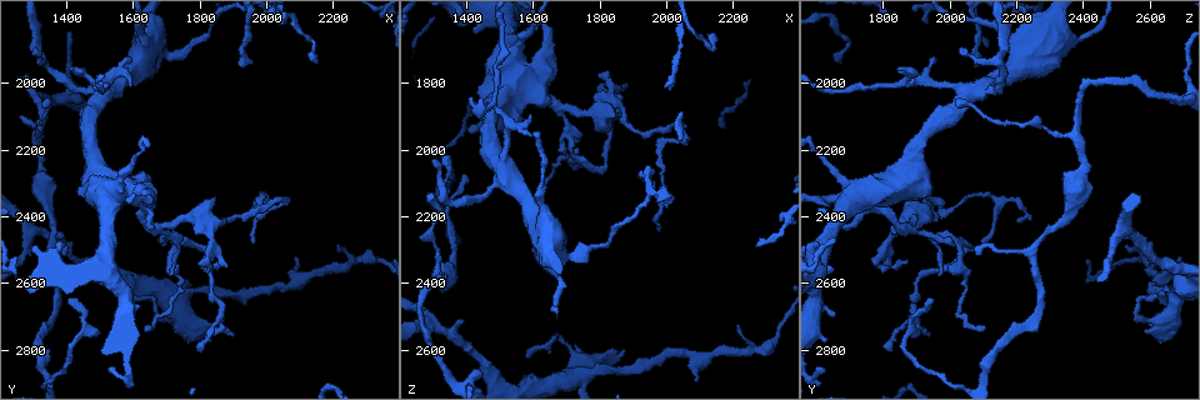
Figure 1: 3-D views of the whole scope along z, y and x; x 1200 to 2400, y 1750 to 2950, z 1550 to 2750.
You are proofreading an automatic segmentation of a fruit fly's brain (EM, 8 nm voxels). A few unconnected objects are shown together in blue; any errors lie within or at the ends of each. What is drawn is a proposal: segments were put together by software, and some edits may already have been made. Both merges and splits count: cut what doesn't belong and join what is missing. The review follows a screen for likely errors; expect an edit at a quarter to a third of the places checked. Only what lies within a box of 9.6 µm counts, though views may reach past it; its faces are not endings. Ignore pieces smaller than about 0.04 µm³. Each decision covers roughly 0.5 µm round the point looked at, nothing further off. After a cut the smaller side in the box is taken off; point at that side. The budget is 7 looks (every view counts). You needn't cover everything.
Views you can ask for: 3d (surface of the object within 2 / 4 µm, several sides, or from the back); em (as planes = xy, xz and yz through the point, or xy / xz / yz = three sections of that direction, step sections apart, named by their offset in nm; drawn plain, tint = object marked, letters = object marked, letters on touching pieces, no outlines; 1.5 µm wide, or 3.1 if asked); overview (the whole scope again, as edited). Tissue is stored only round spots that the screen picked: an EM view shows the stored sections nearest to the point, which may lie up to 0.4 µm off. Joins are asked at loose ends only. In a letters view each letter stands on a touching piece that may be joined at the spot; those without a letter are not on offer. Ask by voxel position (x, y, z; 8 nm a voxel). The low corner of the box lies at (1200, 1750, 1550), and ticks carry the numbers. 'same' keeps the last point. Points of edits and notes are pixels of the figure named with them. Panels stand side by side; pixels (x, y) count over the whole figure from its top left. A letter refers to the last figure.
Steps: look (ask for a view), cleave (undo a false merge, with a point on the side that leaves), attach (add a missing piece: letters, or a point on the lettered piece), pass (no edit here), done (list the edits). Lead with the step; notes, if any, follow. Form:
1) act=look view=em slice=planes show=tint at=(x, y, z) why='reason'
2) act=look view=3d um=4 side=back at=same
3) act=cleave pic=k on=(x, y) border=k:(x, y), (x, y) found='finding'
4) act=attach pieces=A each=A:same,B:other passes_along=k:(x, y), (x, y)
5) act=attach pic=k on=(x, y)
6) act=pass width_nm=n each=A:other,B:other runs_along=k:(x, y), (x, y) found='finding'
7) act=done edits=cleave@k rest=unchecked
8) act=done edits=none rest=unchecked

act=look view=3d um=4 at=(2040, 2380, 1980) why='free end'

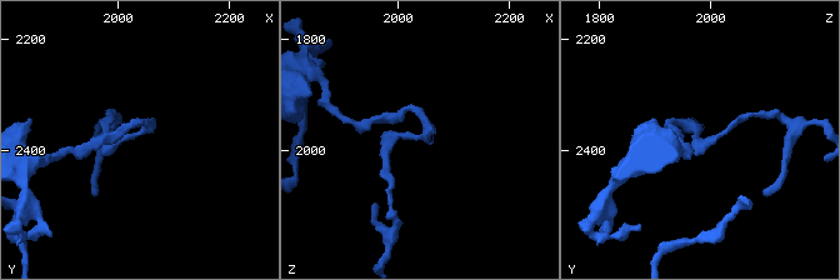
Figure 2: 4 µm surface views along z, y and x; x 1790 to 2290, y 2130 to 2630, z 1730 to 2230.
act=look view=em slice=planes show=letters at=(2040, 2365, 1980) why='now the EM'

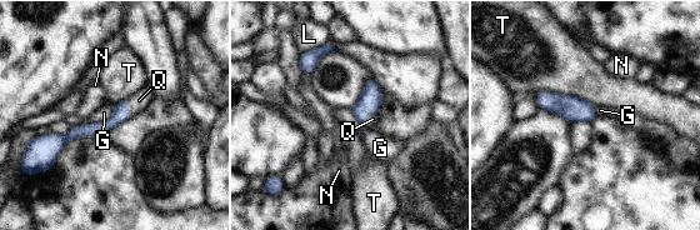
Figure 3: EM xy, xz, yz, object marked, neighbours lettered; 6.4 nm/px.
act=attach pieces=Q longest_contact=T:380nm each=G:other,L:other,N:other,Q:same,T:other found='the neuron continues'

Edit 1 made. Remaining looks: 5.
act=look view=em slice=xy step=8 show=tint at=(1490, 2750, 1910) why='free end'

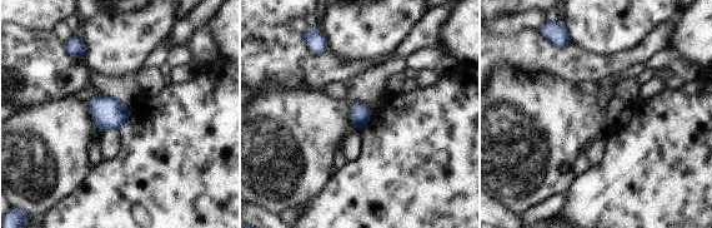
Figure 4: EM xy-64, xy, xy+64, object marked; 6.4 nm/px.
act=look view=em slice=planes show=letters at=same why='another direction'

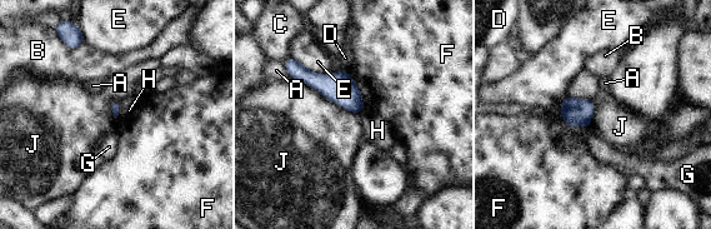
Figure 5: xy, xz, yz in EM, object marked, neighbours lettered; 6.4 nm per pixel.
act=pass each=A:other,B:other,C:other,D:other,E:other,F:other,G:other,H:other,J:other border=5:(291, 76), (356, 114) found='no lettered piece goes on from it'

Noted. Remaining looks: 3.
act=look view=3d um=4 at=(1560, 2280, 1670) why='sudden change in width'

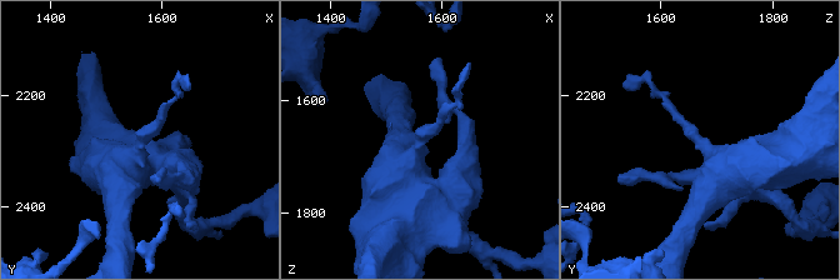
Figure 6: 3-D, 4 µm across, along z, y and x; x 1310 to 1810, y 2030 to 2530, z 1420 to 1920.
act=look view=em slice=planes show=letters at=(1565, 2285, 1675) why='shape alone is not enough'

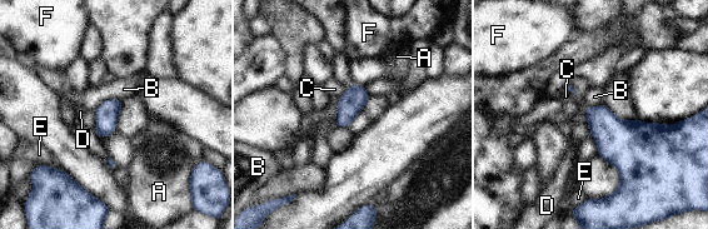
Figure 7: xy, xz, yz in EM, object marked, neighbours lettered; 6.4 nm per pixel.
act=pass width_nm=150 longest_contact=B:190nm each=A:other,B:other,C:other,D:other,E:other,F:other found='all the same neuron'

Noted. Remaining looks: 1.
act=done edits=attach@3 rest=unchecked

